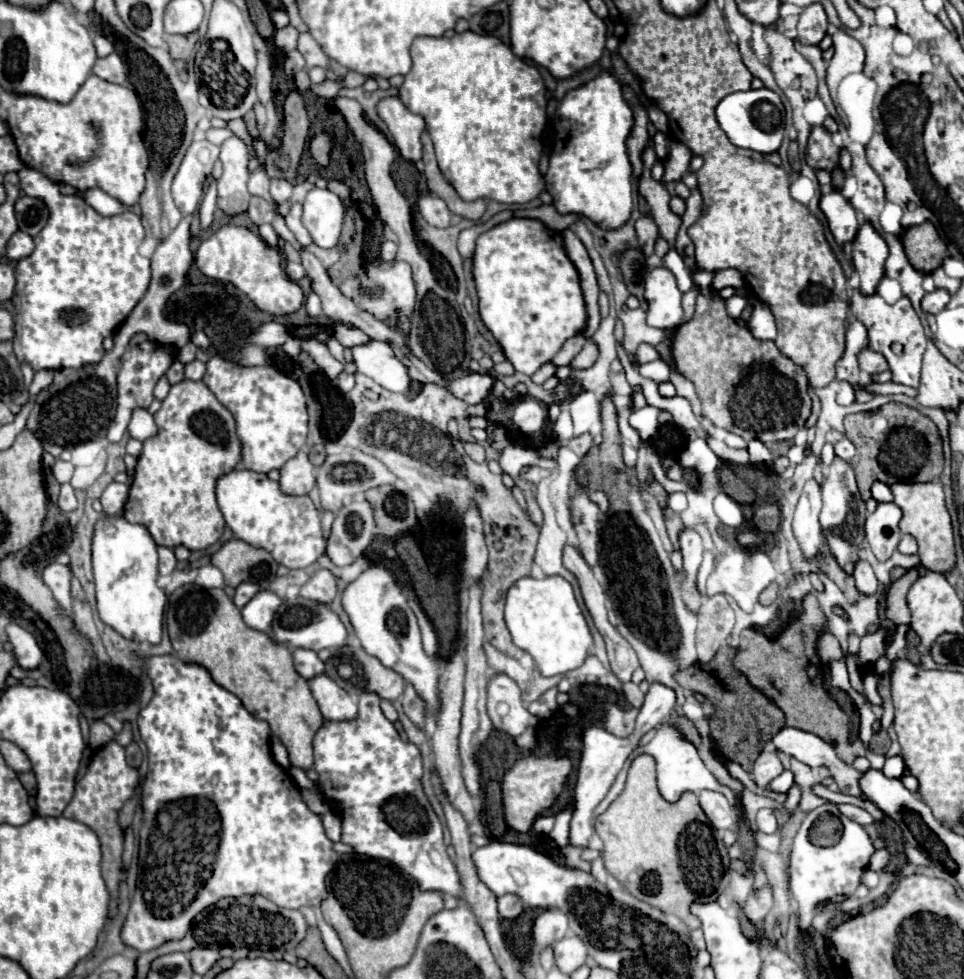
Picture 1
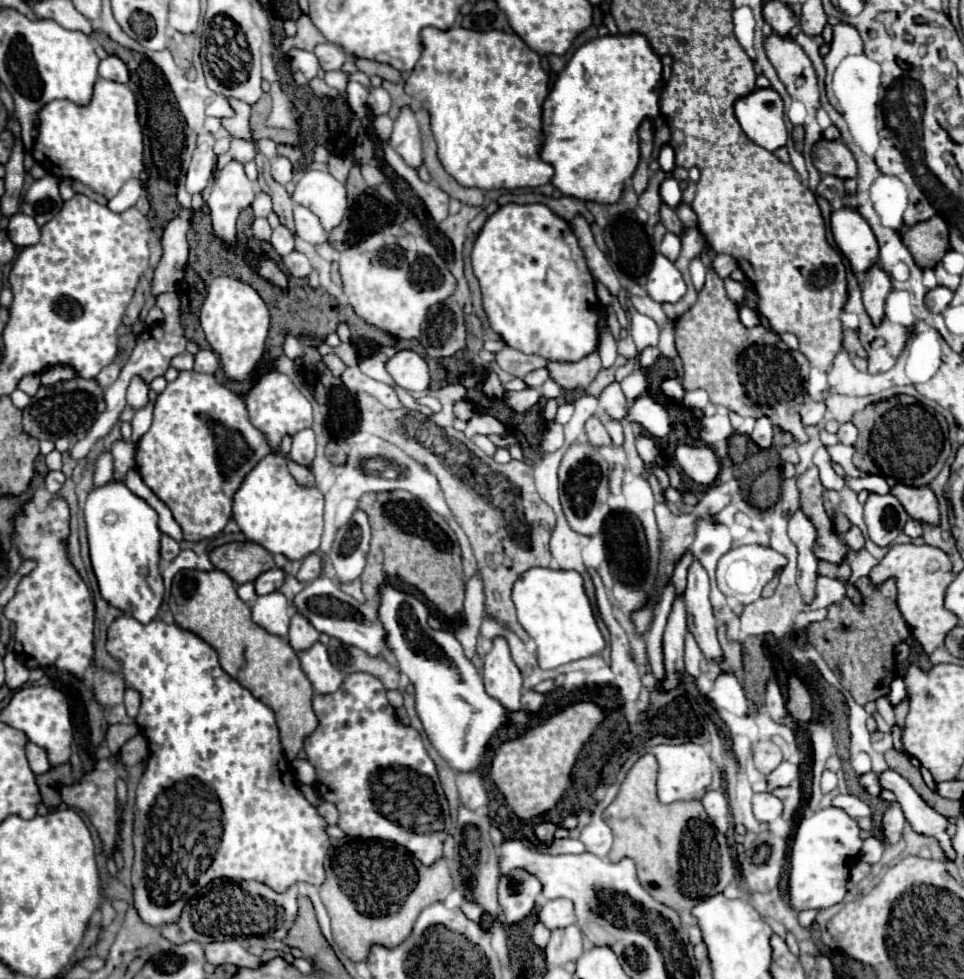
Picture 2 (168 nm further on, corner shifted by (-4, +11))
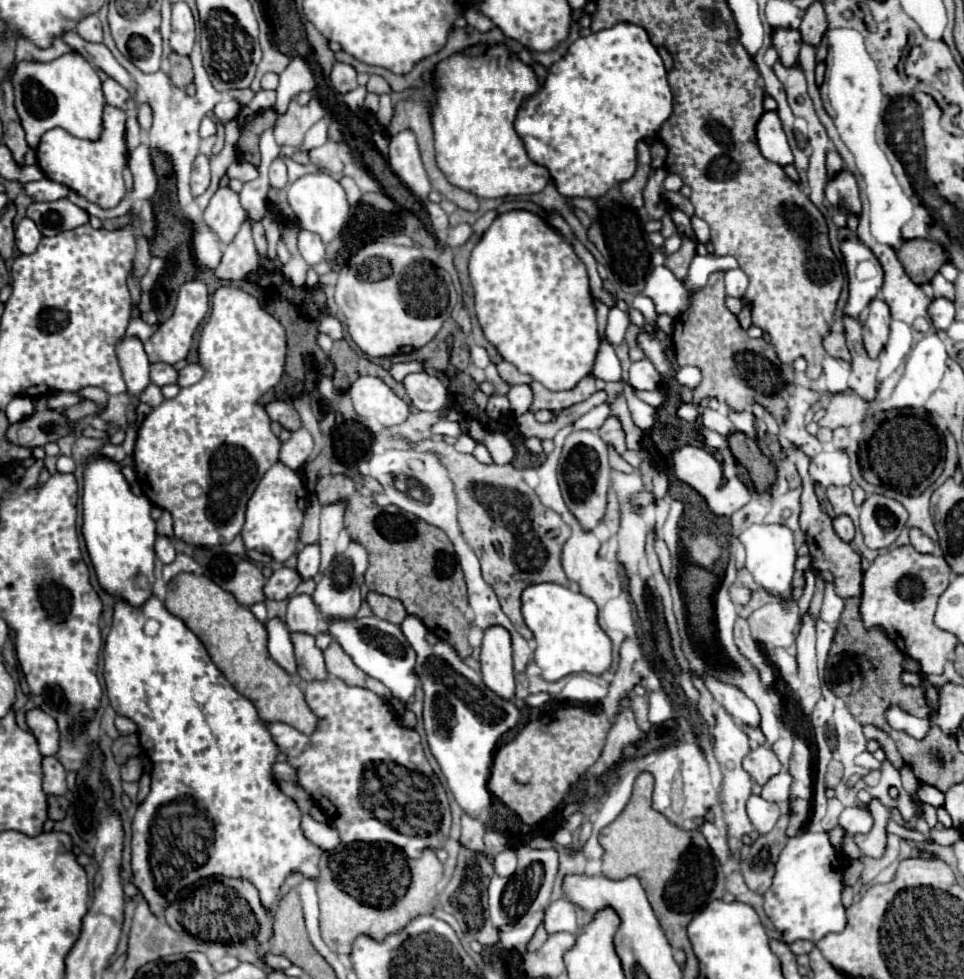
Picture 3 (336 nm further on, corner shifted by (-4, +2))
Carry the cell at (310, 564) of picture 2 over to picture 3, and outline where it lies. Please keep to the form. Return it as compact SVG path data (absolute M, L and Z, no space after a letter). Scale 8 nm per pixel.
M306 544L298 552L298 572L304 580L314 578L318 574L318 564L320 564L320 546L318 544Z

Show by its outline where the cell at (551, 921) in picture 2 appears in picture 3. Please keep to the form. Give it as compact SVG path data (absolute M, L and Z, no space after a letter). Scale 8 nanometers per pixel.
M560 898L560 900L552 902L546 908L544 926L546 926L548 934L554 934L554 932L572 932L574 934L578 930L574 904L570 900L566 900L566 898Z

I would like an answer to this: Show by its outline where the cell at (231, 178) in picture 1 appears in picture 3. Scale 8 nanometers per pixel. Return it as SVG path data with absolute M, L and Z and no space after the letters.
M218 188L212 196L208 208L204 210L204 220L224 244L230 244L246 220L246 212L240 206L240 198L230 188Z

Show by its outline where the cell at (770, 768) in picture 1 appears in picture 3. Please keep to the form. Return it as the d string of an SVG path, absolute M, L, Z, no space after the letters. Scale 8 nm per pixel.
M758 746L754 750L750 750L744 760L742 760L744 770L760 784L764 786L768 782L768 778L772 778L774 774L780 772L780 760L776 758L776 754L766 748L766 746Z

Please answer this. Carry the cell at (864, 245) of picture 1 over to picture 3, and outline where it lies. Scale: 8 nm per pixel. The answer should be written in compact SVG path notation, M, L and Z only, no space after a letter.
M876 298L868 306L868 318L864 322L864 346L870 358L878 358L888 342L890 310L884 300Z

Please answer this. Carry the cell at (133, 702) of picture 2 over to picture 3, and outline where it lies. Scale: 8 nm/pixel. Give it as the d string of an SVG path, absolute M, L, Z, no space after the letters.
M116 716L116 728L122 736L128 736L128 734L136 732L136 724L130 718L124 718L124 716Z

